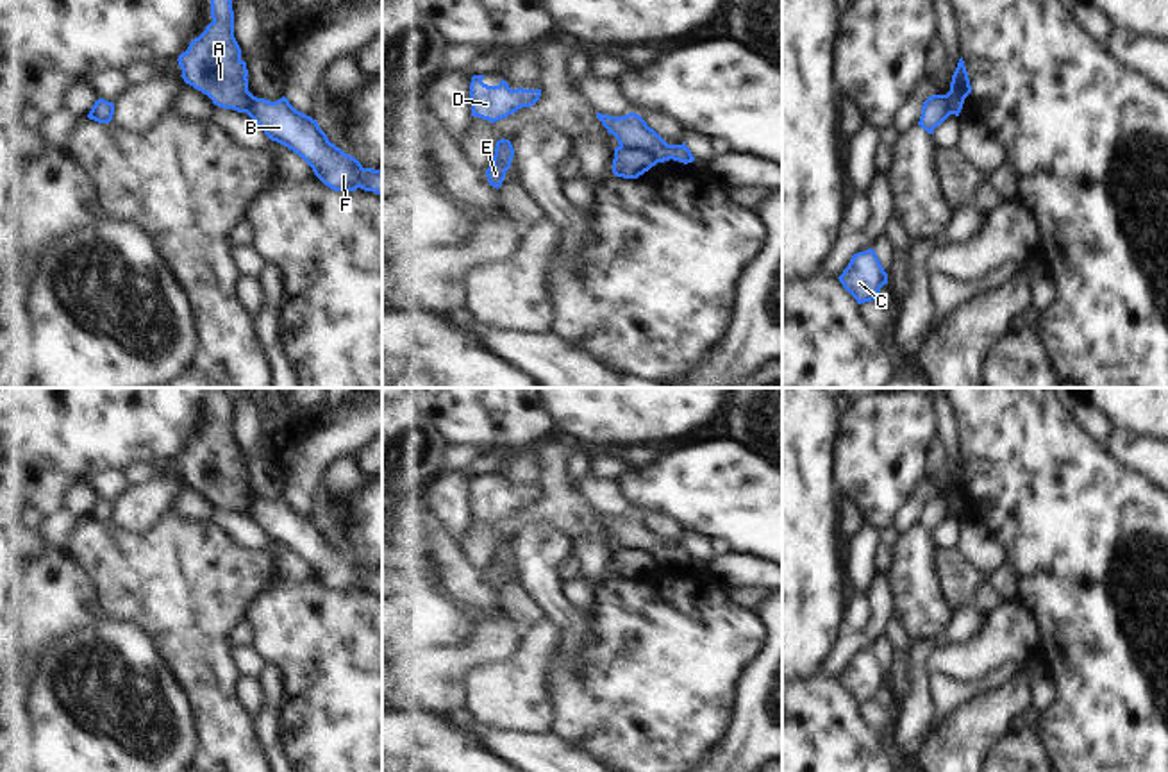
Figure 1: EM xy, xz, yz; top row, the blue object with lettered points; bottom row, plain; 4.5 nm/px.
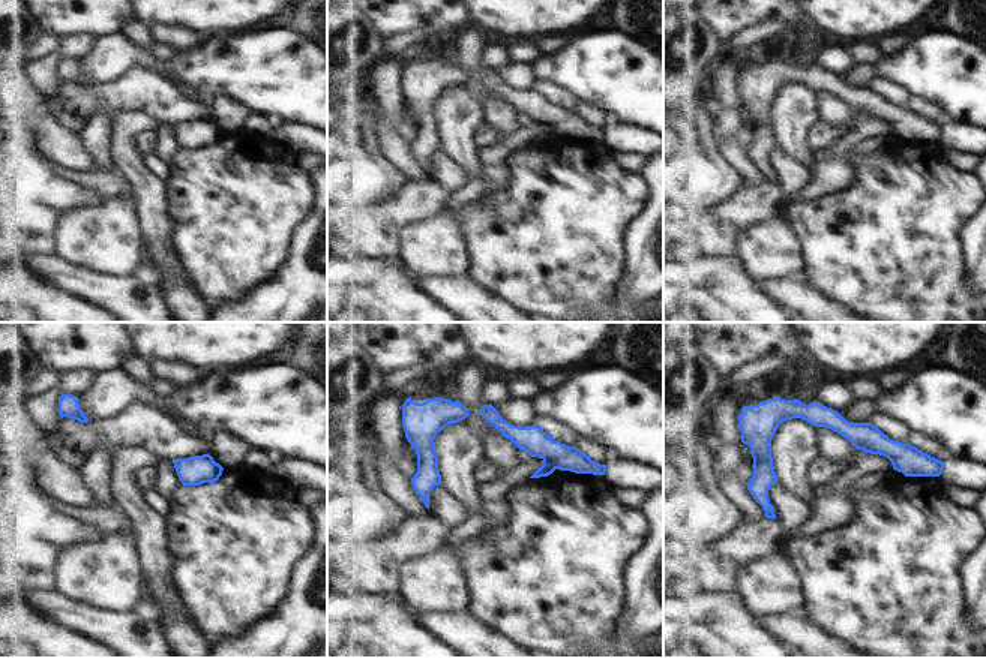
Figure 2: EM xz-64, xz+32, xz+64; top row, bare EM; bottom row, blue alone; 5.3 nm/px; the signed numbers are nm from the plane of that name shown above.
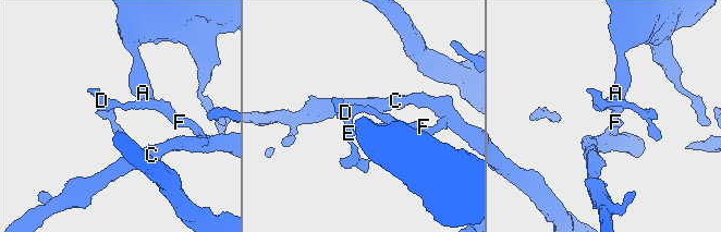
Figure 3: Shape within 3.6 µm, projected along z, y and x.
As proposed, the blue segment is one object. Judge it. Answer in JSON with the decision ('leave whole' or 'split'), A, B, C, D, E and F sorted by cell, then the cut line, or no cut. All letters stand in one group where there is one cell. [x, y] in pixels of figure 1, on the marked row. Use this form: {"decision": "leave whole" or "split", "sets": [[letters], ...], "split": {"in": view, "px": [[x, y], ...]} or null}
{"decision": "split", "sets": [["A"], ["B", "C", "D", "E", "F"]], "split": {"in": "xz", "px": [[620, 145], [645, 149], [658, 161]]}}

